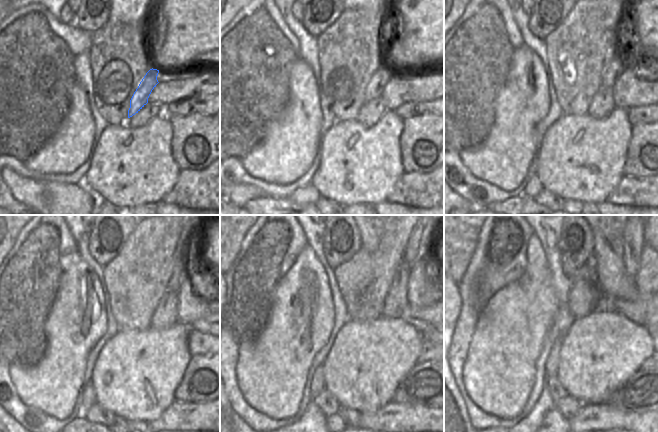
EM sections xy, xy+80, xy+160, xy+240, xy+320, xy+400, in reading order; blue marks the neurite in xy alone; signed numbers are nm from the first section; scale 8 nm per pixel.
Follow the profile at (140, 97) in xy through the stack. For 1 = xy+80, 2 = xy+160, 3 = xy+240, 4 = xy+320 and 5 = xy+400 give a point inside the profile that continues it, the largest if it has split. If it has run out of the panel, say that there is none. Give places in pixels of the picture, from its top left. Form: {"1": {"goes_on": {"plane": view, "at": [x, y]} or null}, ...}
{"1": {"goes_on": {"plane": "xy+80", "at": [378, 81]}}, "2": {"goes_on": {"plane": "xy+160", "at": [622, 59]}}, "3": {"goes_on": {"plane": "xy+240", "at": [190, 253]}}, "4": {"goes_on": {"plane": "xy+320", "at": [423, 241]}}, "5": {"goes_on": {"plane": "xy+400", "at": [647, 235]}}}

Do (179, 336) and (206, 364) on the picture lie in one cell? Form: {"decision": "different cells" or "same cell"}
{"decision": "different cells"}

